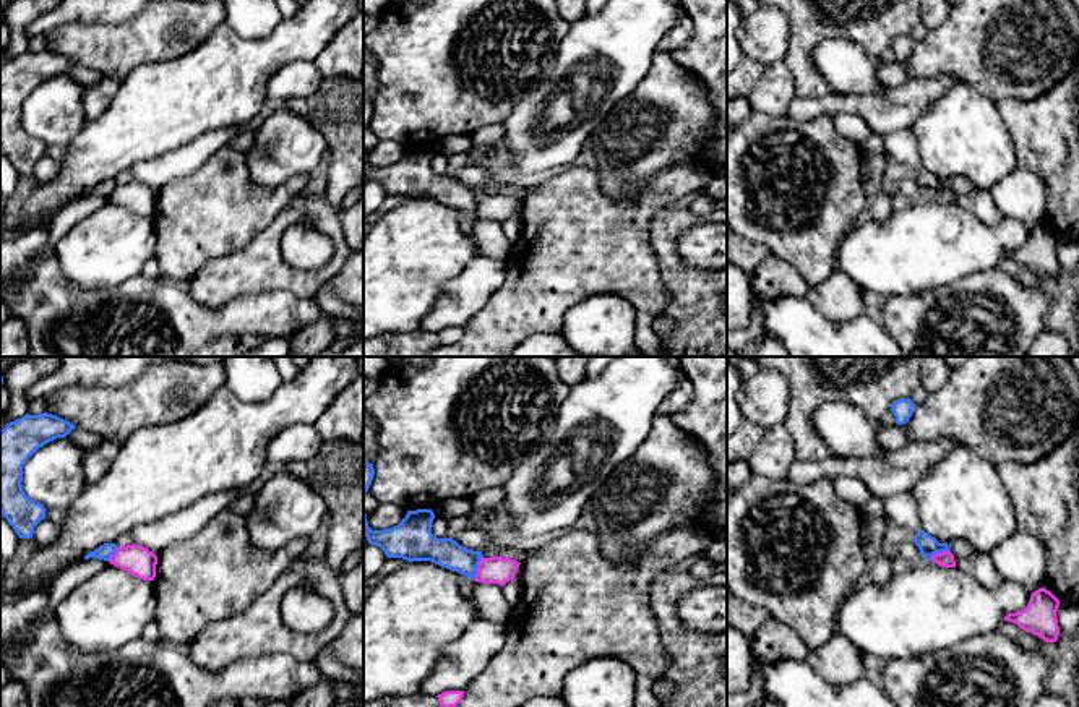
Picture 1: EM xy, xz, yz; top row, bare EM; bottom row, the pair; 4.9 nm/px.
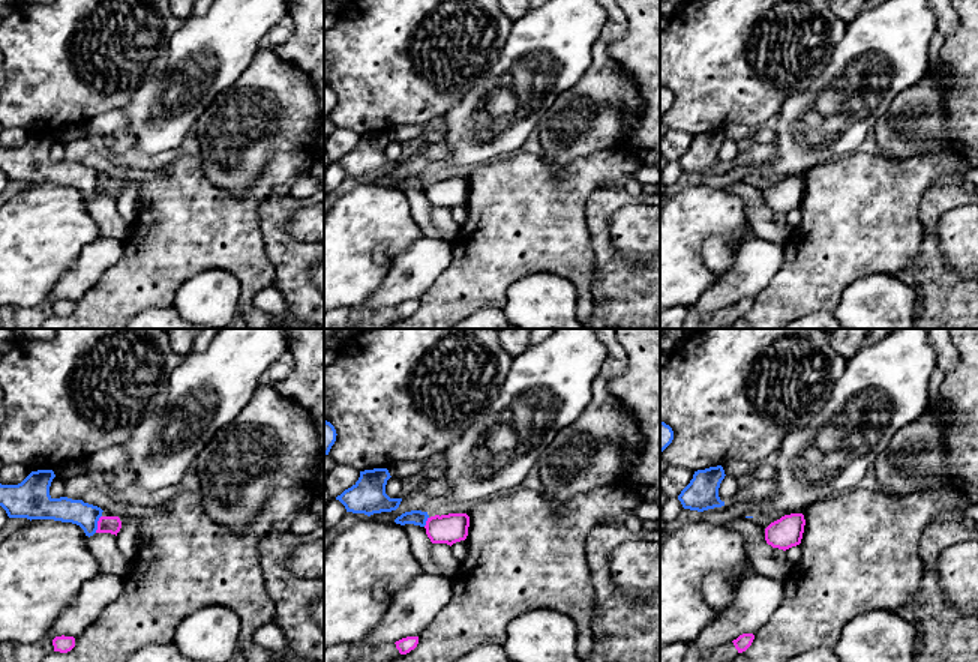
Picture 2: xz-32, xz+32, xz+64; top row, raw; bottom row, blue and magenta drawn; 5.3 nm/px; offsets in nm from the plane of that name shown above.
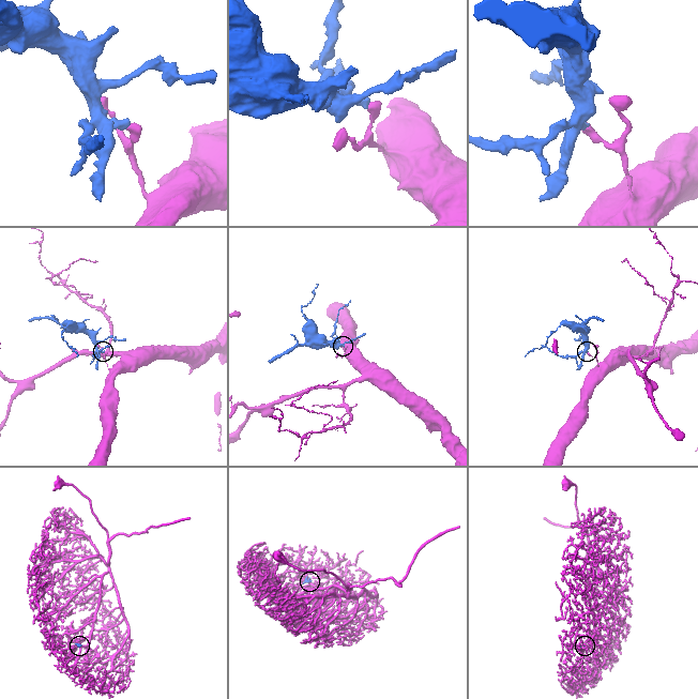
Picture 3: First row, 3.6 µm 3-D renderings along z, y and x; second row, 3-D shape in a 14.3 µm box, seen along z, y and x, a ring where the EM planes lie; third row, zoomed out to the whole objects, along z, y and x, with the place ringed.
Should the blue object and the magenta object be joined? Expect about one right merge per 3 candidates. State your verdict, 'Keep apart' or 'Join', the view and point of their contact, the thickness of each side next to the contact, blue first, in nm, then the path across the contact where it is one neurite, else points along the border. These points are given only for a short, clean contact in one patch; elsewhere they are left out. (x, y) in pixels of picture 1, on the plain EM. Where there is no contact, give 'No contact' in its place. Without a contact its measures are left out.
Keep apart. Touches blue at xz (476, 205). Thickness 150 nm (blue) against 140 nm. Boundary: xz (482, 193), (474, 216)

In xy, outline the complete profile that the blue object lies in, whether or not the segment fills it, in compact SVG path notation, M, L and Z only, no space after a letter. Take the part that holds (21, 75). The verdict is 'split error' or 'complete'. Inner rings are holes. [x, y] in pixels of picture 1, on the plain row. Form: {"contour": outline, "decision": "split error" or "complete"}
{"contour": "M39 50L6 60L0 68L0 151L19 175L32 175L45 144L23 128L23 102L44 81L65 75L76 63L57 52Z", "decision": "complete"}

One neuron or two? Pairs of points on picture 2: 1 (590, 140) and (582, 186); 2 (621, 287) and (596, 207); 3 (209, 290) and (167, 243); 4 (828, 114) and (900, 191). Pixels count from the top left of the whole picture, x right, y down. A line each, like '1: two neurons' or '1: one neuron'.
1: two neurons
2: one neuron
3: two neurons
4: two neurons

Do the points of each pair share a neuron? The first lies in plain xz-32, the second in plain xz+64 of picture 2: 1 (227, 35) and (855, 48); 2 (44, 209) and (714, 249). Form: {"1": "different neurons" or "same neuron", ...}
{"1": "same neuron", "2": "different neurons"}

